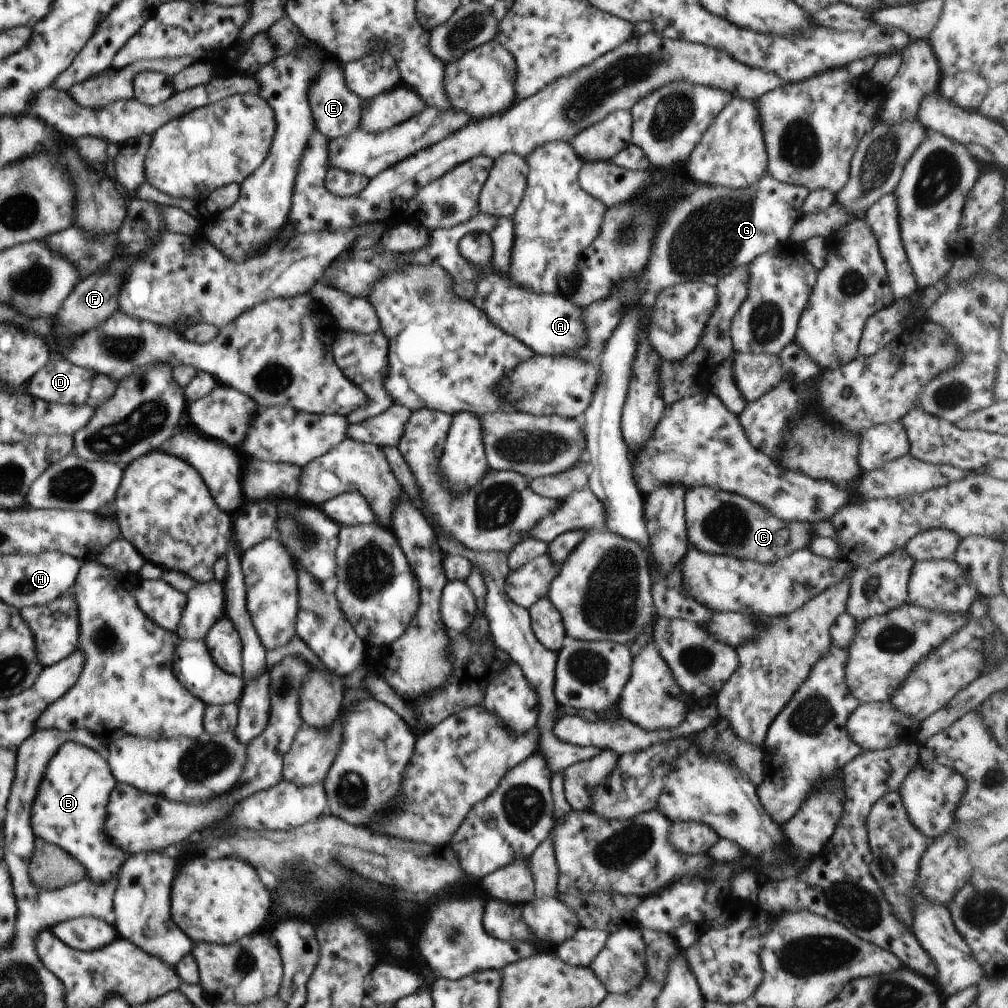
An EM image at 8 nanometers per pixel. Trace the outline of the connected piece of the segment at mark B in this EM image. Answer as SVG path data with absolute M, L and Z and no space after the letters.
M65 742L55 756L48 763L48 776L40 782L40 792L33 802L33 833L76 857L93 883L107 883L112 874L118 876L127 855L104 834L108 796L116 786L106 754L93 751L82 743Z

